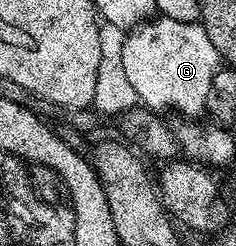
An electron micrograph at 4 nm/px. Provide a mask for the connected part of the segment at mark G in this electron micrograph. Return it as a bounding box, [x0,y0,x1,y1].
[124,16,220,113]

